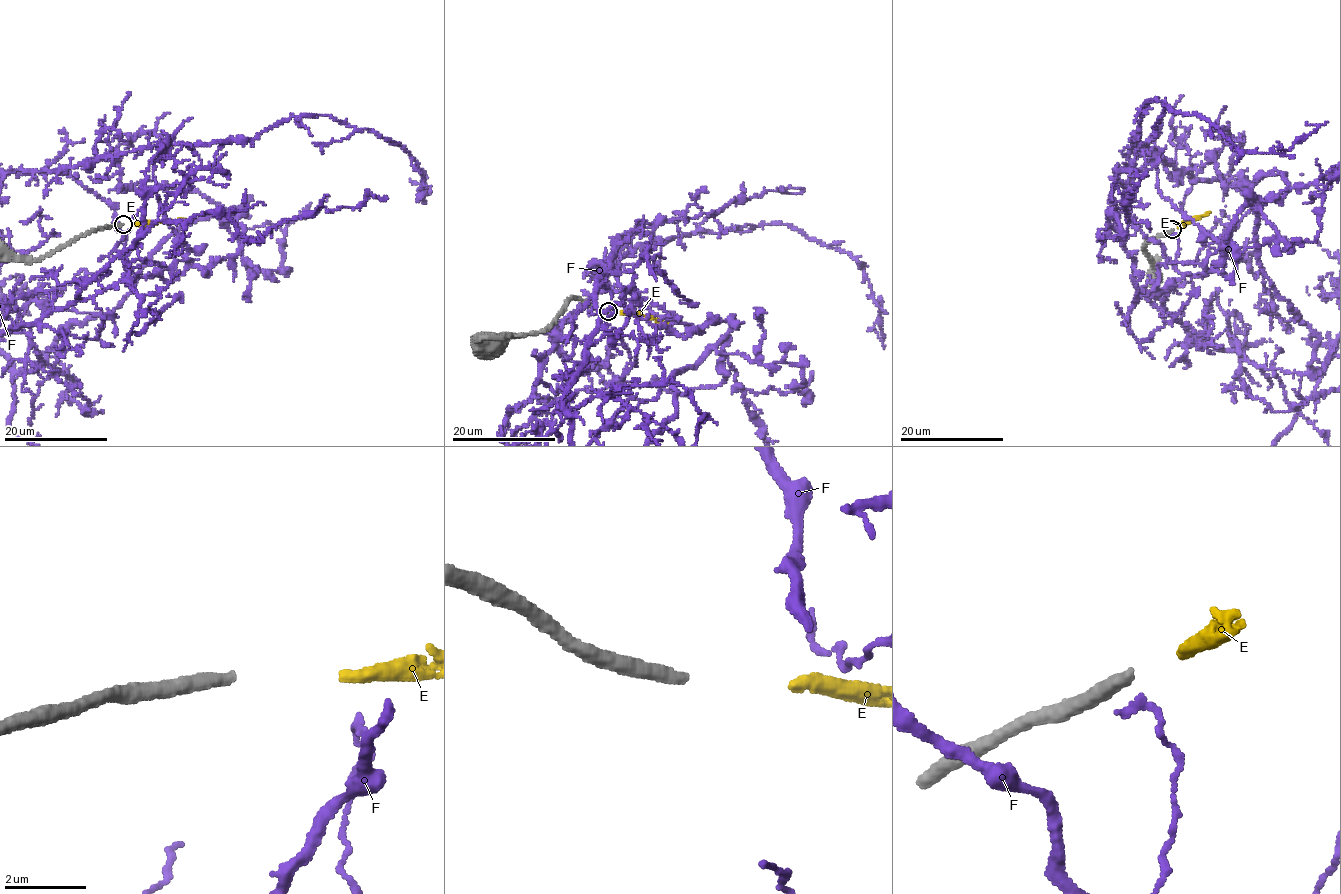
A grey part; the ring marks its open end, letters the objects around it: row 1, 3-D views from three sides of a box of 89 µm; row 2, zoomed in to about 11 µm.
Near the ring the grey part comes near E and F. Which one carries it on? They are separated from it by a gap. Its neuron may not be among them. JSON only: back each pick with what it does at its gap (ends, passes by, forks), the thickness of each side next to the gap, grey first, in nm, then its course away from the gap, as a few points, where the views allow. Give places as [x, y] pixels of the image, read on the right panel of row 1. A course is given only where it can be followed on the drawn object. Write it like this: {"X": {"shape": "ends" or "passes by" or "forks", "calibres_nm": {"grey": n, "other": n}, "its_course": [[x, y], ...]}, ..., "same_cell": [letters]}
{"E": {"shape": "ends", "calibres_nm": {"grey": 320, "other": 320}, "its_course": [[1178, 227], [1209, 211]]}, "same_cell": ["E"]}

